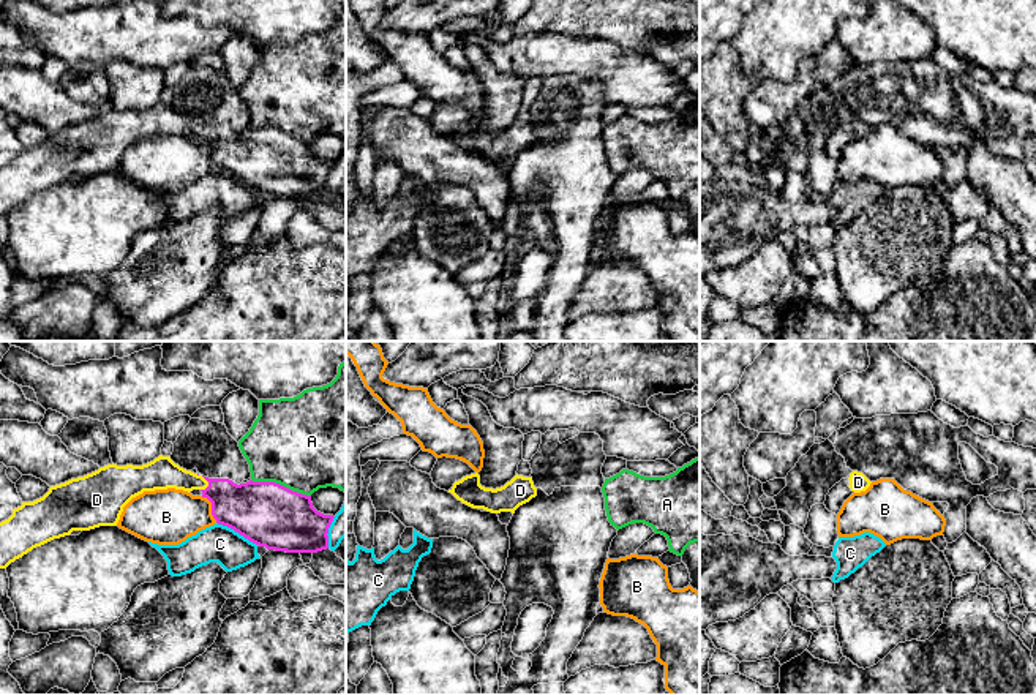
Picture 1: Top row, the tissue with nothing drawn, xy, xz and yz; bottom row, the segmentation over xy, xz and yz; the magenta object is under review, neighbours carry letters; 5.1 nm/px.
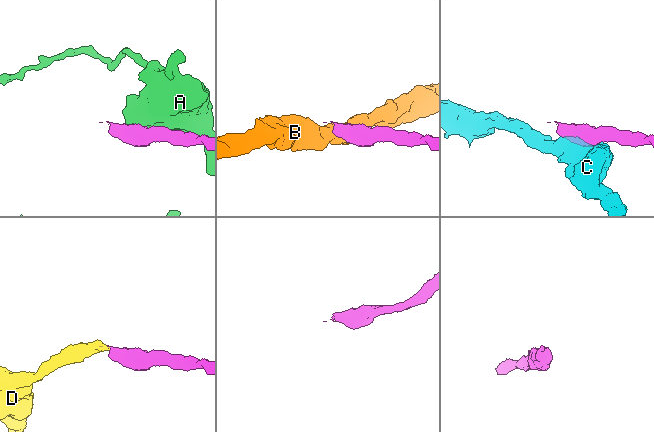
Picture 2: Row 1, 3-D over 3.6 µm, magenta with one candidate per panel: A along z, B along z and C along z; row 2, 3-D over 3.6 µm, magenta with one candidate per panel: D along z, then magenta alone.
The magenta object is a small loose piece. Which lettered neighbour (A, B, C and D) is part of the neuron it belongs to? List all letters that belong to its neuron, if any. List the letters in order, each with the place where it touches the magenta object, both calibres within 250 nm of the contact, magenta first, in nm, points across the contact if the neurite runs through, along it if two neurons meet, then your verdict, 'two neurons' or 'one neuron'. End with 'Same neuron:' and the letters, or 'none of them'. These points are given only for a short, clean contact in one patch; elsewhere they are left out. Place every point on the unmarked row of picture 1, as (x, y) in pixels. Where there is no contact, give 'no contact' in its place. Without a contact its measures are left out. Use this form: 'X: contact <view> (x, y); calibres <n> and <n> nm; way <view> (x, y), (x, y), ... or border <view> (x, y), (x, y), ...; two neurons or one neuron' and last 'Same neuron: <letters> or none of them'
A: contact xy (281, 131); calibres 320 and 480 nm; border xy (251, 125), (281, 130), (310, 142); two neurons
B: contact xy (212, 154); calibres 300 and 280 nm; border xy (201, 142), (210, 149), (210, 160), (217, 168); two neurons
C: contact xy (237, 177); calibres 320 and 190 nm; two neurons
D: contact xy (209, 130); calibres 280 and 160 nm; way xy (250, 155), (234, 152), (209, 130), (161, 119); one neuron
Same neuron: D

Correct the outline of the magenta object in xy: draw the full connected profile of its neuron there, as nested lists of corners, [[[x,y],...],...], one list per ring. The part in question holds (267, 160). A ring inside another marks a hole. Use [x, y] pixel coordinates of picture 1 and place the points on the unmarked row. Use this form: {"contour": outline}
{"contour": [[[160,101],[153,107],[142,112],[117,112],[107,111],[98,117],[84,123],[71,125],[65,130],[51,133],[49,137],[33,147],[22,148],[21,153],[13,156],[13,161],[0,169],[0,215],[6,215],[11,208],[22,204],[36,193],[41,193],[54,185],[69,182],[73,177],[90,177],[99,172],[117,172],[123,153],[144,137],[155,136],[201,136],[202,144],[212,148],[212,161],[218,171],[227,172],[248,185],[250,188],[265,193],[267,196],[286,197],[286,199],[317,199],[328,194],[328,174],[333,167],[333,161],[324,161],[313,153],[311,142],[292,137],[275,128],[246,128],[234,130],[229,125],[208,125],[186,117],[175,111],[171,103]]]}

